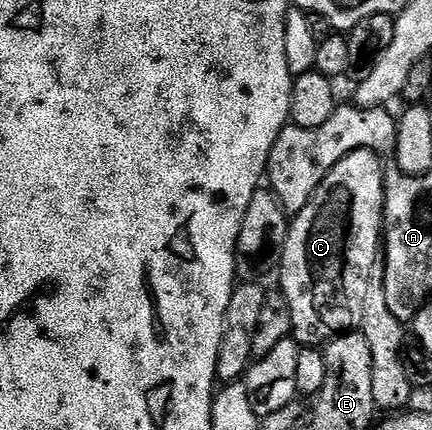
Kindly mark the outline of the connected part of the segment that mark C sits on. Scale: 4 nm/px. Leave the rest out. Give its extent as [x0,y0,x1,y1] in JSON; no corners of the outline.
[280,151,386,348]

